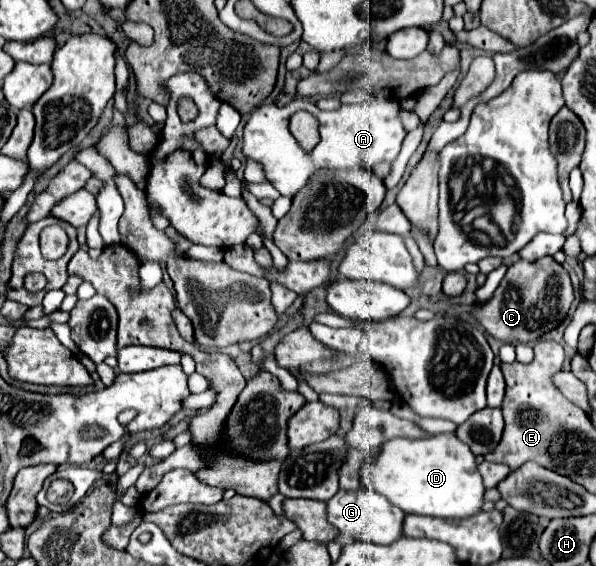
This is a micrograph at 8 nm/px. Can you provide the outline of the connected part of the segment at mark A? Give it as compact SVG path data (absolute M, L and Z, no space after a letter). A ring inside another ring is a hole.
M292 100L282 108L276 104L262 104L252 112L248 124L244 126L242 154L244 158L250 158L264 168L266 180L282 196L292 198L300 188L306 186L308 178L316 171L360 170L360 167L364 166L364 168L371 168L374 172L374 166L382 160L388 160L388 163L392 165L392 160L400 152L400 144L404 136L406 132L402 128L396 102L382 102L382 112L378 112L378 108L374 108L372 104L350 104L350 106L340 106L334 112L322 112L310 100L306 102ZM298 110L306 110L314 114L320 122L322 140L310 154L306 154L300 148L300 144L288 130L288 118Z

